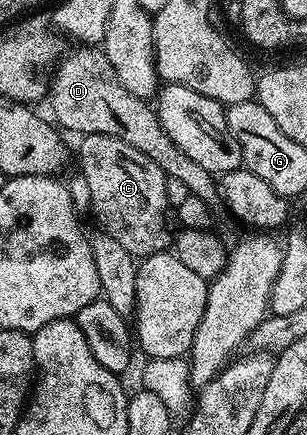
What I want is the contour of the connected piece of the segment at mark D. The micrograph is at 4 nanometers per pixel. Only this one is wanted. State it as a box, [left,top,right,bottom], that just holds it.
[49,45,224,213]

